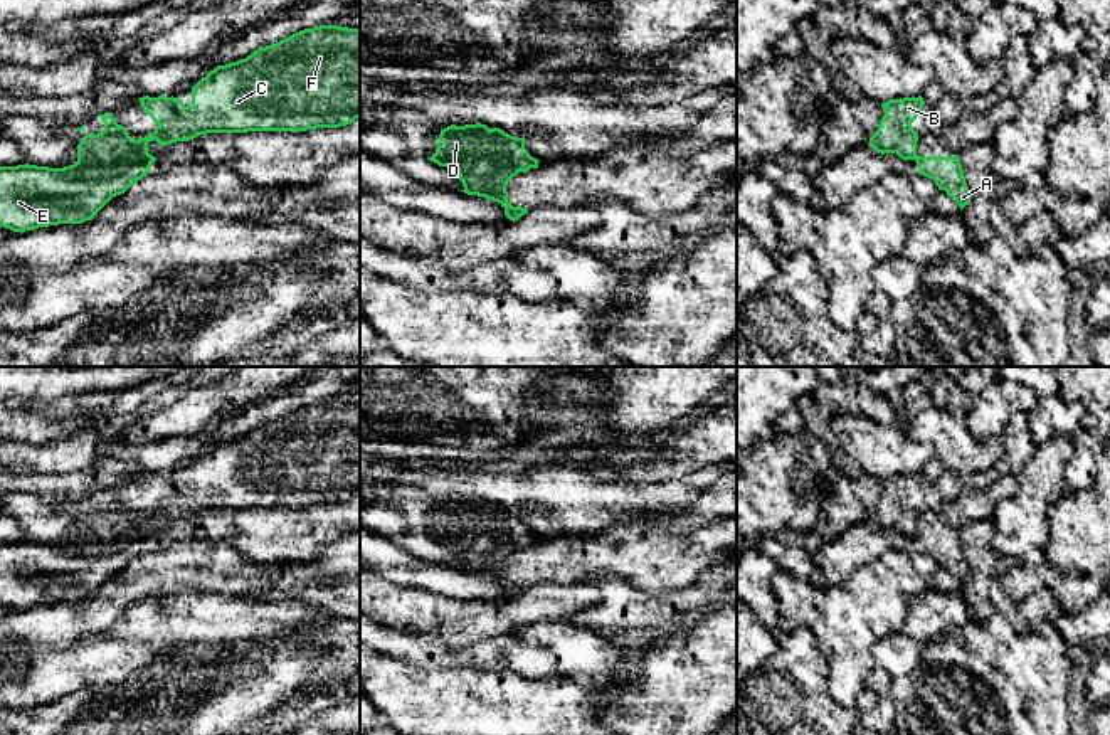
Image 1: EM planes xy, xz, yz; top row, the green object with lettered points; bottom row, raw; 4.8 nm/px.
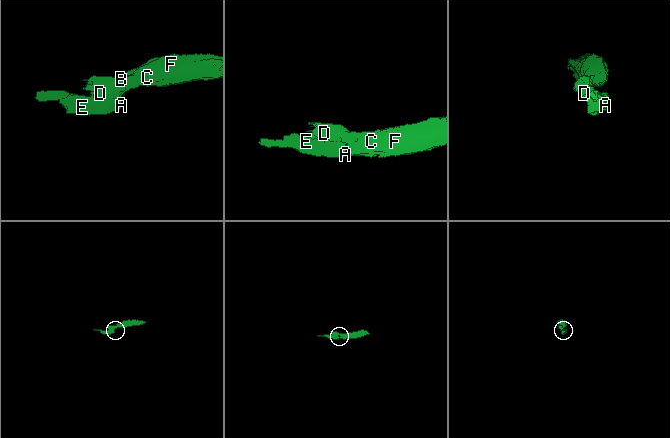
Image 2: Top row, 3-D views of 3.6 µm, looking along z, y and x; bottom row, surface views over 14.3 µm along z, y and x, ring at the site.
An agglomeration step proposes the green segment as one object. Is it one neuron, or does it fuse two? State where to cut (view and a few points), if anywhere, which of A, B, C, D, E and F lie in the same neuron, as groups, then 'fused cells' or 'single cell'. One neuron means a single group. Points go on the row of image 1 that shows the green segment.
cut xy (148, 153), (120, 174), (106, 179), (78, 180), (54, 169); groups A E / B C D F; fused cells

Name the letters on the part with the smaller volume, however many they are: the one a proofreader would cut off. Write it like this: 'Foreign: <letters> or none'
Foreign: A, E

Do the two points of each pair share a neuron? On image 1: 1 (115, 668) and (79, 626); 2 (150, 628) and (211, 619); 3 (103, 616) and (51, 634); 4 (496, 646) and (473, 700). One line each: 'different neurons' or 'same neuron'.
1: different neurons
2: same neuron
3: same neuron
4: different neurons

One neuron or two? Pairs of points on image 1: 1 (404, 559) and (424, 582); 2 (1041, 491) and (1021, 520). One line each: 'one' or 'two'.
1: one
2: one

